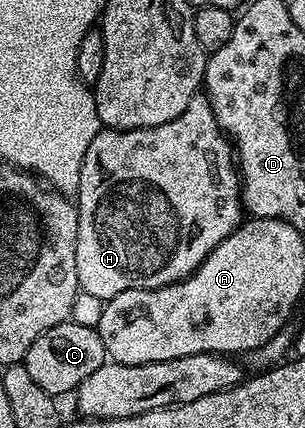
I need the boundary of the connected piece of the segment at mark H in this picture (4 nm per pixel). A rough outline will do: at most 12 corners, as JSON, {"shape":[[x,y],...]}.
{"shape":[[210,100],[100,128],[79,288],[184,281],[245,217]]}

